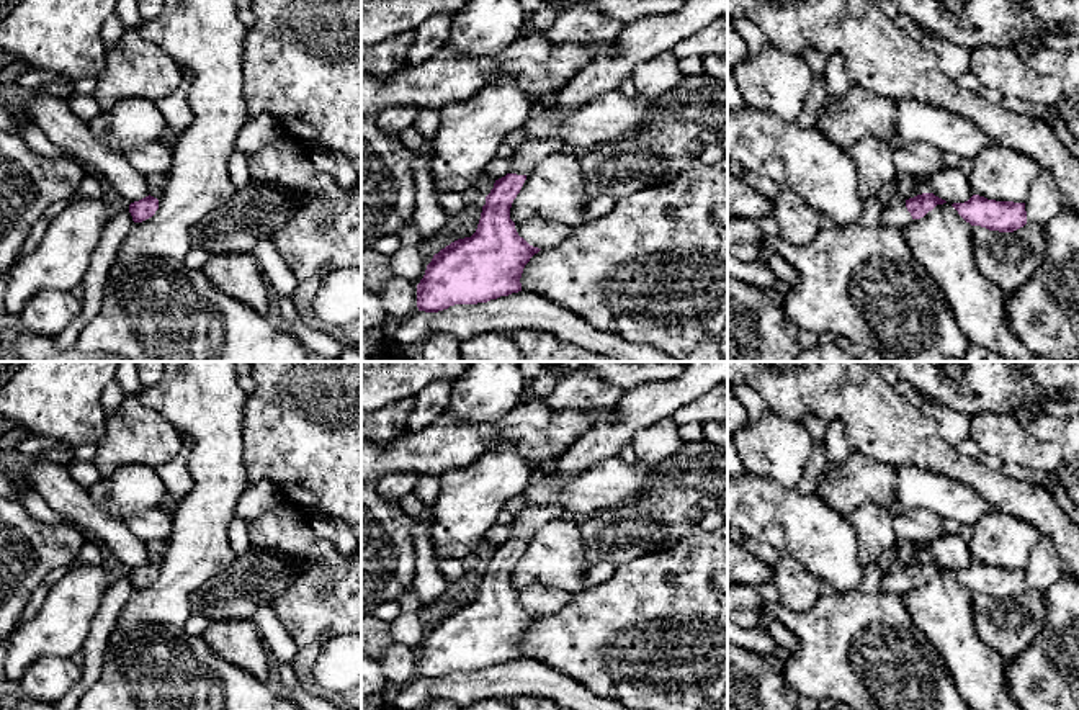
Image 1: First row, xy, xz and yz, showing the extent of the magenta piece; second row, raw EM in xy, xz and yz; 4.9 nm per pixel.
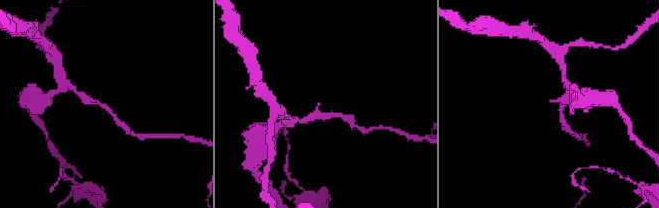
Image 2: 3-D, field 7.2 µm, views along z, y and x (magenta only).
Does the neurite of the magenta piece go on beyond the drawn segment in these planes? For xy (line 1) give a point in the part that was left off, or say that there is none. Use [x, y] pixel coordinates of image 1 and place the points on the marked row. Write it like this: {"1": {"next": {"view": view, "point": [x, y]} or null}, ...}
{"1": {"next": null}}

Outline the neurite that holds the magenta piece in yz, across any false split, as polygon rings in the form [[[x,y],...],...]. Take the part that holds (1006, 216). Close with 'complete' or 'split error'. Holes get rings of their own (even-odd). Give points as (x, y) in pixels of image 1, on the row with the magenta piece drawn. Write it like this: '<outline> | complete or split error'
[[[973,195],[968,201],[951,206],[971,226],[989,231],[1014,232],[1027,224],[1025,203],[996,201]]] | complete

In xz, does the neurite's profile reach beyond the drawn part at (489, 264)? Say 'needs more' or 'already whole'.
needs more

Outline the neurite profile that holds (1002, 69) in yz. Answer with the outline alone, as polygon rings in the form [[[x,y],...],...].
[[[973,47],[968,67],[983,87],[997,90],[1004,98],[1056,108],[1059,100],[1058,77],[1036,74],[1014,47]]]

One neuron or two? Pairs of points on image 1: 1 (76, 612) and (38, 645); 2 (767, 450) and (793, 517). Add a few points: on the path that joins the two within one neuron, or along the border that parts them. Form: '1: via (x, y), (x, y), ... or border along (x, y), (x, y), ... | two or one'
1: via (66, 622), (48, 640) | one
2: border along (746, 468), (796, 488) | two

